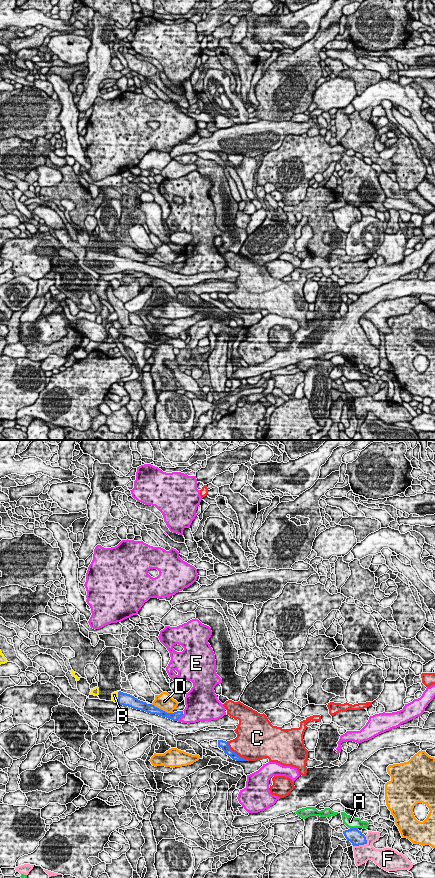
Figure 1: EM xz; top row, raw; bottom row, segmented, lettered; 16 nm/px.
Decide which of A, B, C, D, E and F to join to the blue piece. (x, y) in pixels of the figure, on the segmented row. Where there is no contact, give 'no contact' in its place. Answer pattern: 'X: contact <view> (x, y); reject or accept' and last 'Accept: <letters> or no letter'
A: contact xz (354, 828); reject
B: contact xz (118, 697); accept
C: contact xz (235, 753); reject
D: contact xz (162, 710); reject
E: contact xz (180, 716); reject
F: contact xz (362, 844); reject
Accept: B

